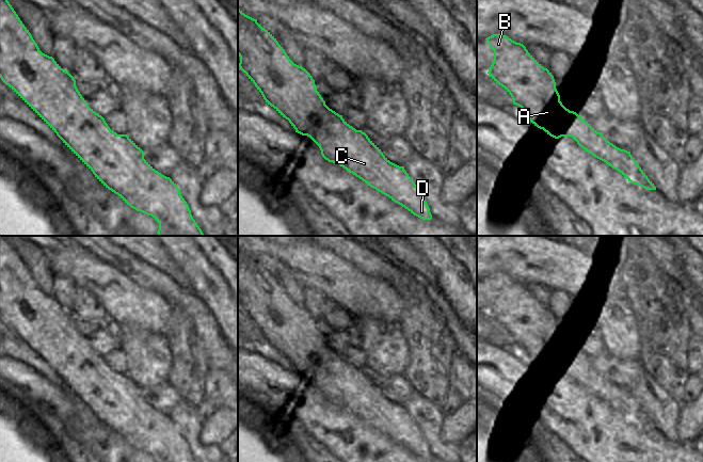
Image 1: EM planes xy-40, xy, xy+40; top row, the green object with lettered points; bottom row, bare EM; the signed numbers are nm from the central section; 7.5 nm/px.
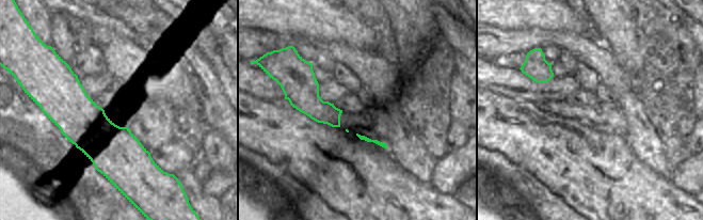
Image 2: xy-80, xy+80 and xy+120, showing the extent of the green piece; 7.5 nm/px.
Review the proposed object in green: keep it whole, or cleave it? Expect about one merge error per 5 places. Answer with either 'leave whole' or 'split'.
leave whole

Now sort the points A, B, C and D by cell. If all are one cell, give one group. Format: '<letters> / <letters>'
A B C D

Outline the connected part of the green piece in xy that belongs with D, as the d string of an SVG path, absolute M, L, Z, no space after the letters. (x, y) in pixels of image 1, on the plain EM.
M238 246L239 306L261 332L268 344L289 360L295 371L309 376L329 401L339 403L371 427L388 435L422 459L431 459L430 447L404 405L390 401L362 369L356 369L326 344L310 313L294 303L276 277L257 258Z

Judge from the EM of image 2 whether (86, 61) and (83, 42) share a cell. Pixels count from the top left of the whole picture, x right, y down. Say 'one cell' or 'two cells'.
one cell

